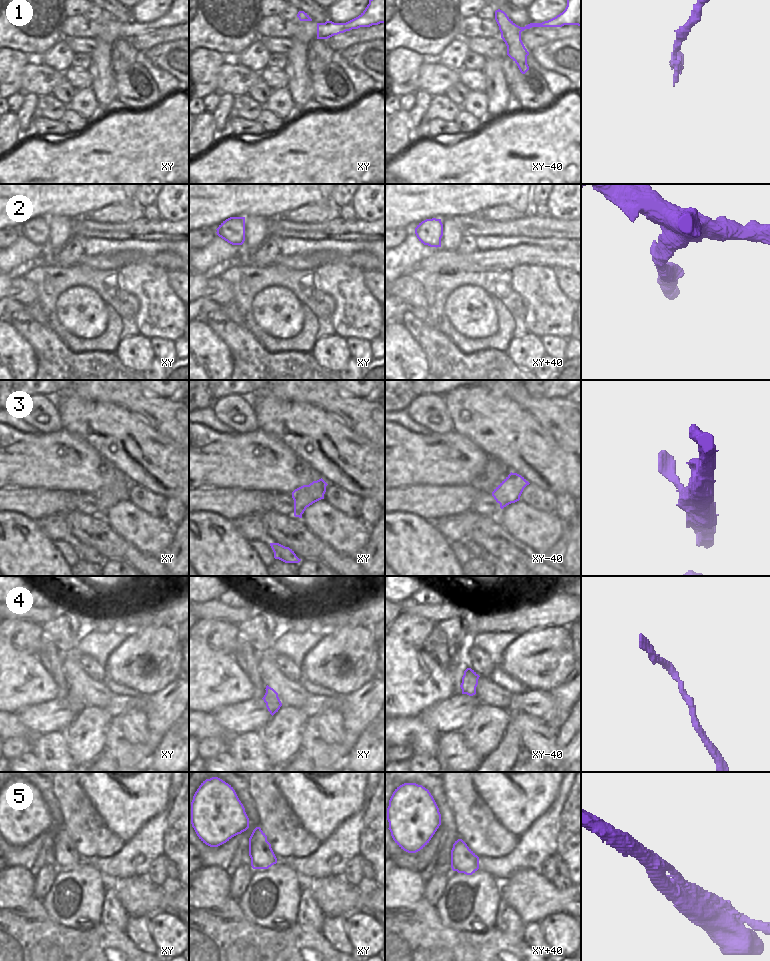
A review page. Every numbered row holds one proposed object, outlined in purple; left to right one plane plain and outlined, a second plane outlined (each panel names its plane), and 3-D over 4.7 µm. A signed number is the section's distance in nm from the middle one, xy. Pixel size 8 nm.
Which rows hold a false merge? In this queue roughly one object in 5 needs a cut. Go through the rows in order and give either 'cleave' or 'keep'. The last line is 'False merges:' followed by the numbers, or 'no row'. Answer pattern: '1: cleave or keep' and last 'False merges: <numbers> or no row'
1: cleave
2: keep
3: keep
4: keep
5: keep
False merges: 1

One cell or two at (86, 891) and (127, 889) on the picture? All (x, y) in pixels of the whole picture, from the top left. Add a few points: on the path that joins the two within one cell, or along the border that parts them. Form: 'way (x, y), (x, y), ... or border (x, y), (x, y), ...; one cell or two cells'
border (113, 881), (110, 885); two cells

